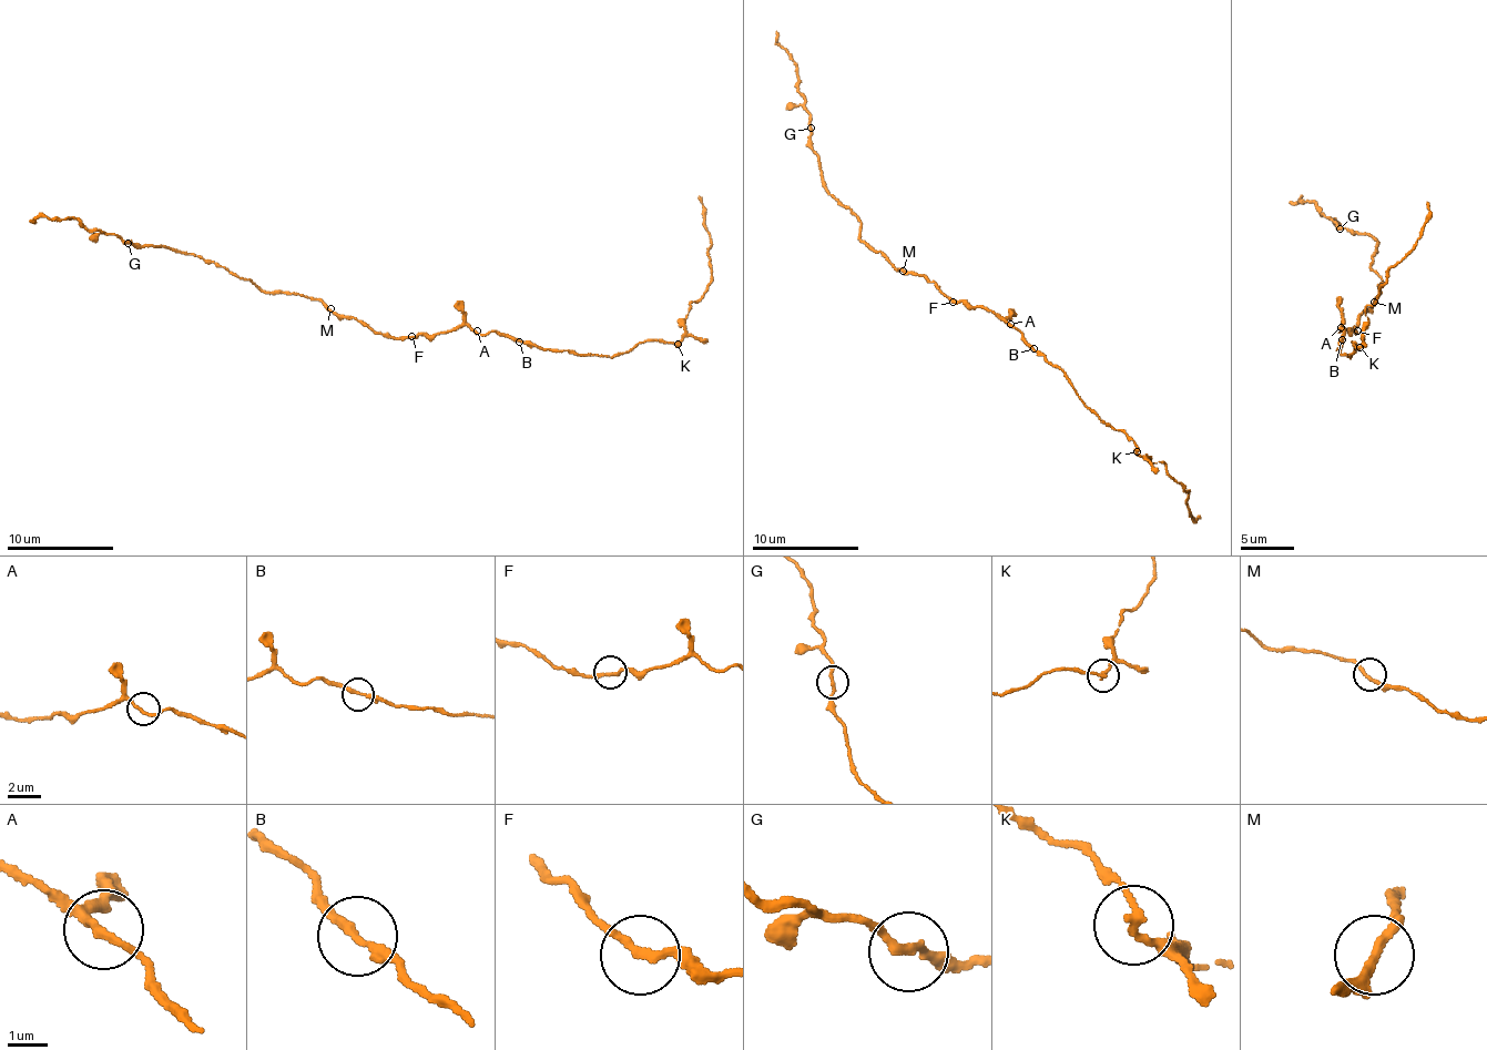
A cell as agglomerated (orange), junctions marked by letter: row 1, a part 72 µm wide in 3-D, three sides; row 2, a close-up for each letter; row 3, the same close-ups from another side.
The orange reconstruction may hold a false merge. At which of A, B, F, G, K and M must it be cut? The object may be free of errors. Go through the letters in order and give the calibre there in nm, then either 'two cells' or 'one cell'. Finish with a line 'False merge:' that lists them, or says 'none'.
A: 190 nm | one cell
B: 220 nm | one cell
F: 200 nm | one cell
G: 200 nm | one cell
K: 190 nm | two cells
M: 200 nm | one cell
False merge: K

